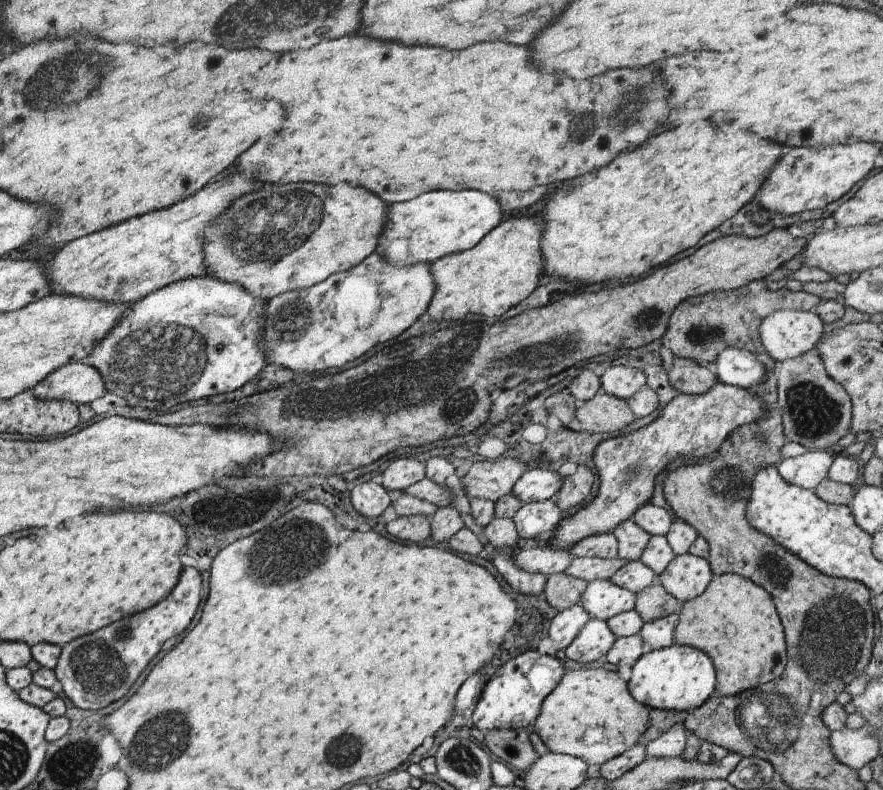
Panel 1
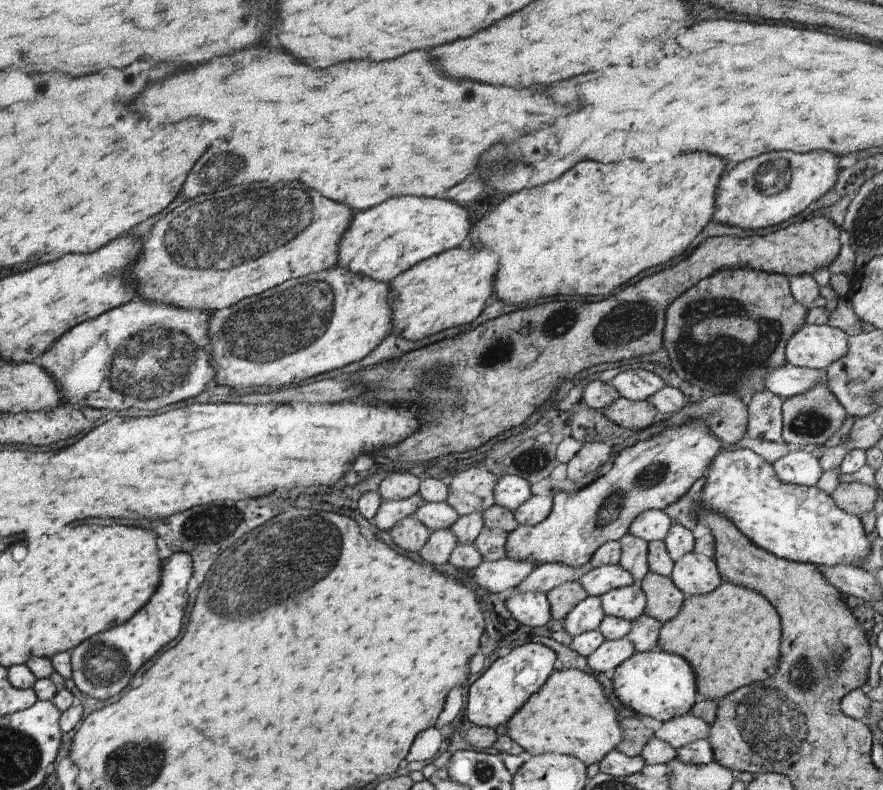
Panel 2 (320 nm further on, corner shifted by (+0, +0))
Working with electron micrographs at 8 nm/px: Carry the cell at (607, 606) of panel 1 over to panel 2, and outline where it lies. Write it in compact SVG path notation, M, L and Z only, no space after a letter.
M635 582L608 590L599 597L599 600L605 615L613 615L630 622L643 614L646 603L639 583Z

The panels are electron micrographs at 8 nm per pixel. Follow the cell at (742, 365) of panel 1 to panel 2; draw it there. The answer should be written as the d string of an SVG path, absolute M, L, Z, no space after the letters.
M785 363L765 376L764 388L779 398L787 399L819 385L821 380L823 380L823 370L794 367Z

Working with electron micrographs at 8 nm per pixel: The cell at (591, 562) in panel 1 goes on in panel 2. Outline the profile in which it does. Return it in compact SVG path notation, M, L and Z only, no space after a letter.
M543 563L525 576L517 586L511 590L517 593L536 592L546 594L552 588L559 586L567 581L577 581L592 566L590 564L583 567L571 568L559 563Z

